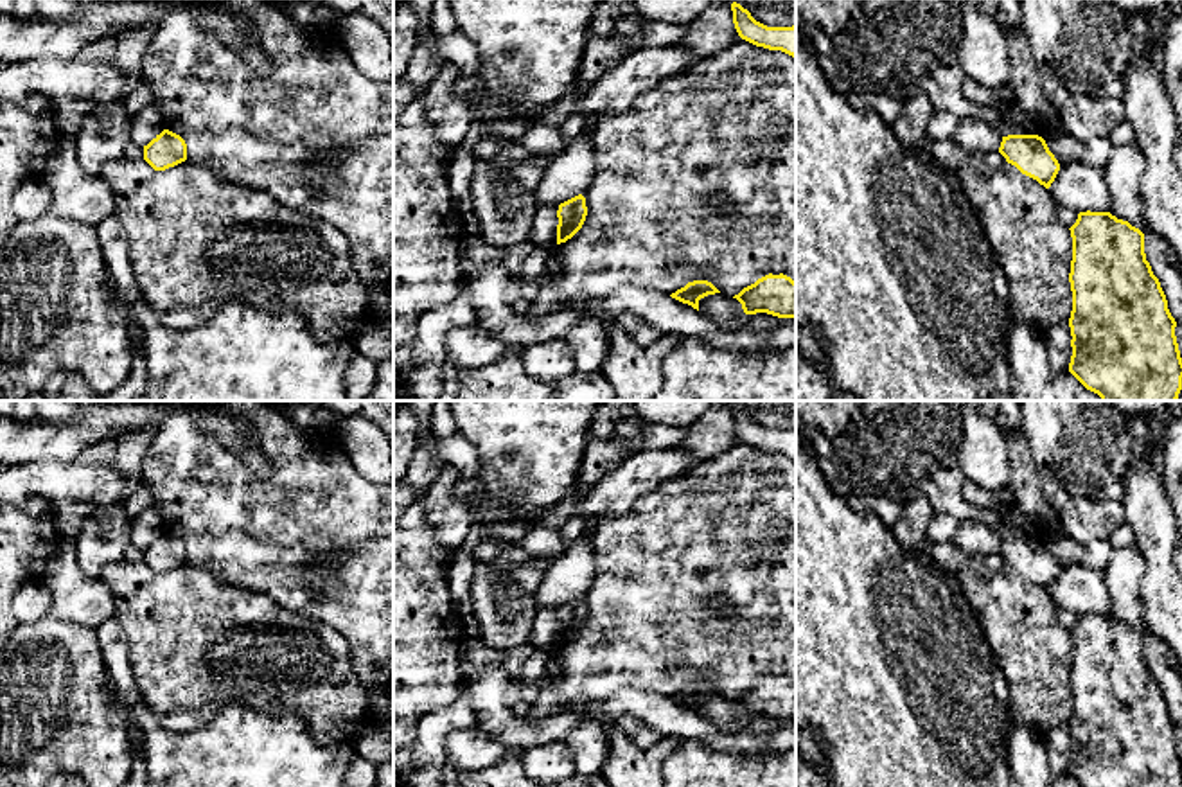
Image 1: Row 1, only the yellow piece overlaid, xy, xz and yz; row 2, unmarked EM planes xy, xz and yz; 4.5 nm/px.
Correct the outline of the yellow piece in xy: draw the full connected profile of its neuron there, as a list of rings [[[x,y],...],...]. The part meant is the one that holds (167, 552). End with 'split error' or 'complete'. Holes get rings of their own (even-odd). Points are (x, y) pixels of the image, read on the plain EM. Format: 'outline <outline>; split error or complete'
outline [[[163,532],[144,548],[144,562],[154,573],[165,573],[187,562],[187,546],[180,537]]]; complete

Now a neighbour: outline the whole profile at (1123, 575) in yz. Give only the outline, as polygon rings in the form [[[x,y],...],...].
[[[1137,544],[1117,548],[1110,555],[1105,580],[1110,595],[1110,616],[1117,622],[1128,623],[1142,636],[1150,636],[1144,623],[1144,609],[1139,586],[1144,575],[1144,557]]]

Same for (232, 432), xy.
[[[190,401],[172,406],[176,408],[189,408],[201,433],[216,437],[226,449],[239,453],[259,476],[268,478],[273,473],[257,431],[243,417],[212,401]]]

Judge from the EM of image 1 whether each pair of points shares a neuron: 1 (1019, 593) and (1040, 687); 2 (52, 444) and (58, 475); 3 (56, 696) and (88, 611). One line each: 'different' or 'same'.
1: same
2: different
3: different

